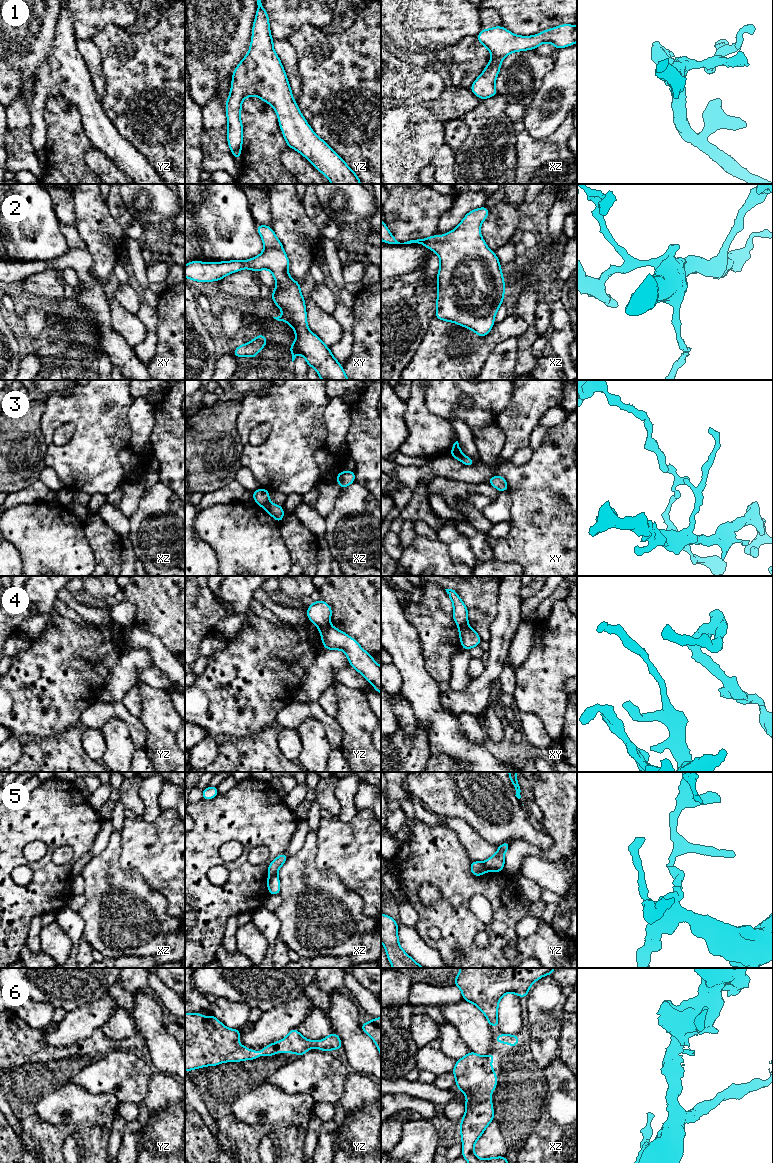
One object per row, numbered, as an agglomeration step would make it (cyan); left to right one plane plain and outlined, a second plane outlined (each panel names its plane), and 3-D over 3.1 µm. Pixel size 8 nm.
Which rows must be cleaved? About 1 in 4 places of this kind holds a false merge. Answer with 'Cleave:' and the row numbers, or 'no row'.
Cleave: 3, 4, 5

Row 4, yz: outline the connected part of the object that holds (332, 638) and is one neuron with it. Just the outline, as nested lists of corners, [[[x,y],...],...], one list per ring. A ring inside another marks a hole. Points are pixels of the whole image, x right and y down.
[[[331,625],[319,627],[324,649],[343,650],[352,668],[363,675],[381,694],[381,666],[348,634]]]

